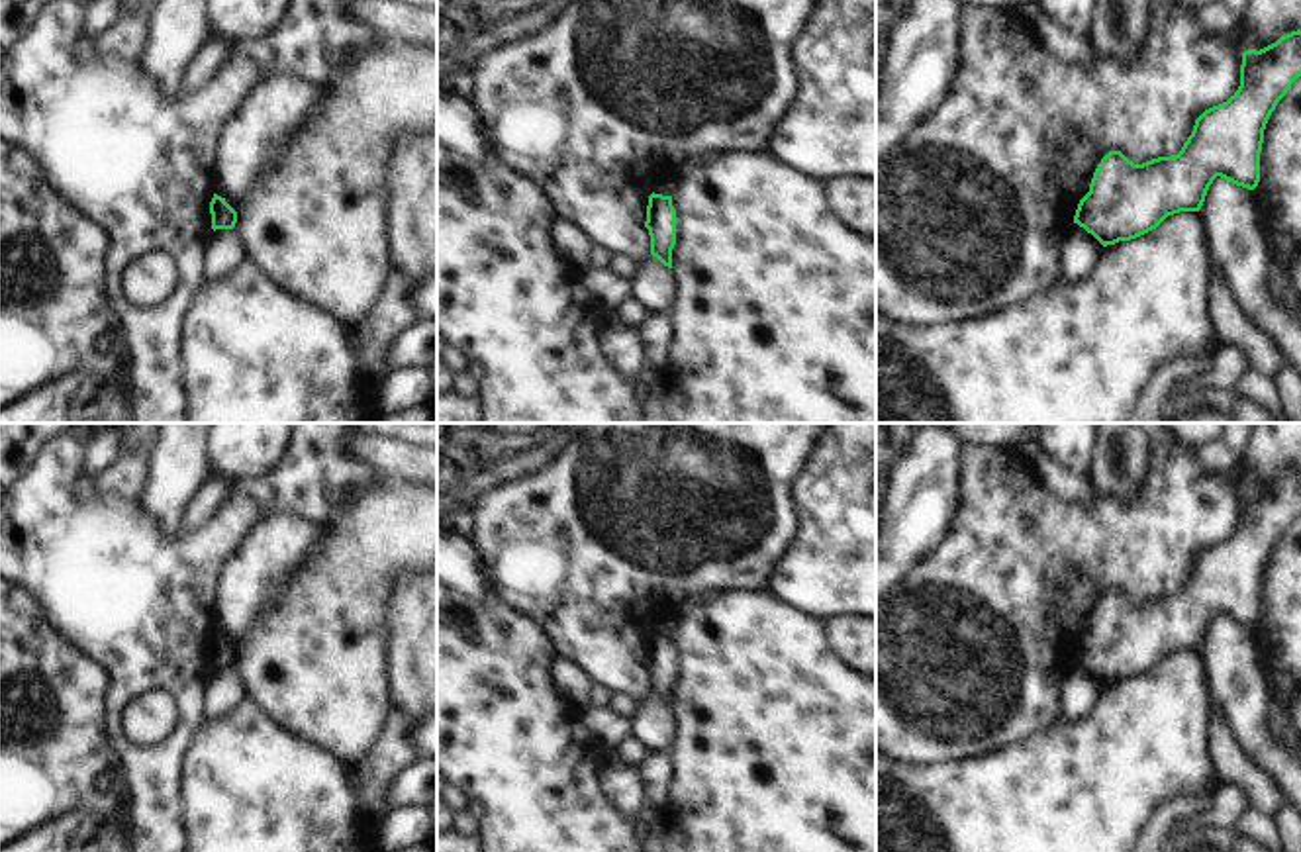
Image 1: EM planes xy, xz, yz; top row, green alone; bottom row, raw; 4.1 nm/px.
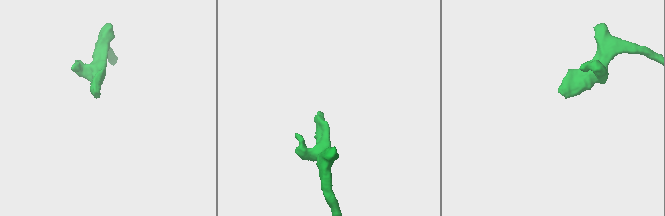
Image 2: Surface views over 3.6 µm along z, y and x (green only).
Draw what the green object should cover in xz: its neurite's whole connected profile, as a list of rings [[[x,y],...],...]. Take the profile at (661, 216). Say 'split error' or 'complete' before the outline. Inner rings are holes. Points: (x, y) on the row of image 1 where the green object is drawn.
complete; [[[650,194],[645,227],[650,235],[650,255],[672,268],[672,249],[676,245],[676,210],[672,196]]]

